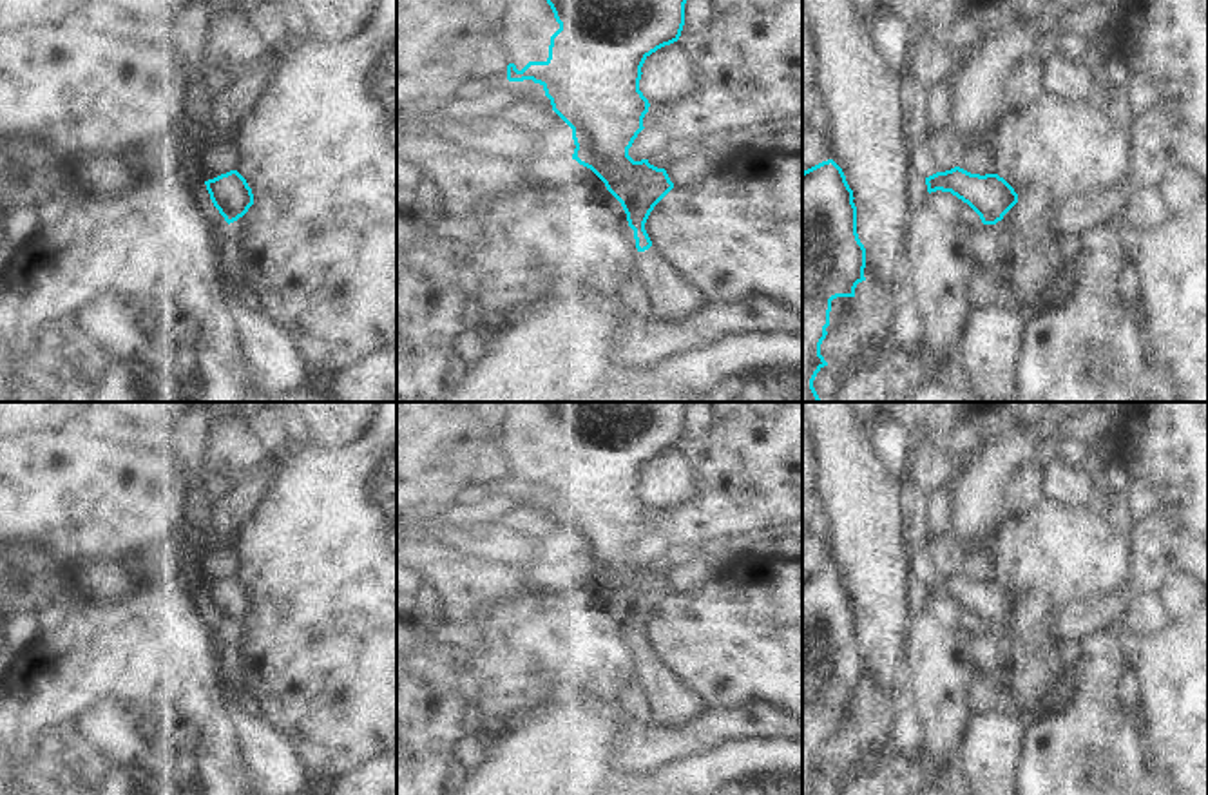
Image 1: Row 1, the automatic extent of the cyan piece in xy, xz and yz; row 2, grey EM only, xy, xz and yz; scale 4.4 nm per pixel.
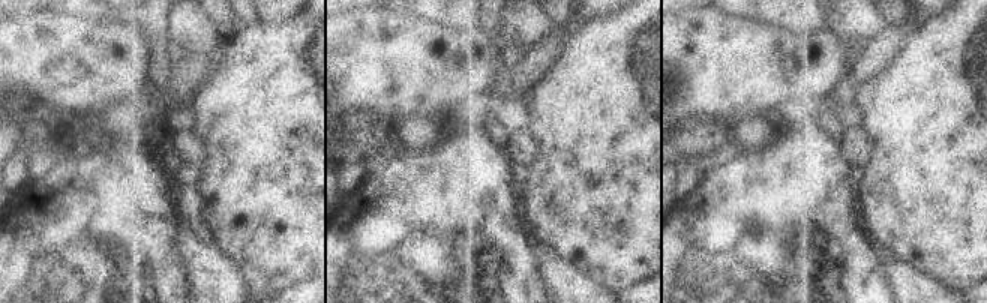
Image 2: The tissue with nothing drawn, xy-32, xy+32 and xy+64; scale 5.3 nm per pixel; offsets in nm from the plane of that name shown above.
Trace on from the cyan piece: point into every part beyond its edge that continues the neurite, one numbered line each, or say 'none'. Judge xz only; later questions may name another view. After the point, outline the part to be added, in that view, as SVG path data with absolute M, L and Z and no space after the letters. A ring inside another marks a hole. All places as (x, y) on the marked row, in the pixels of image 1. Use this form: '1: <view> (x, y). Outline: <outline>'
1: xz (674, 297). Outline: M659 248L639 252L638 266L654 317L663 322L686 321L710 304L705 292L692 284Z

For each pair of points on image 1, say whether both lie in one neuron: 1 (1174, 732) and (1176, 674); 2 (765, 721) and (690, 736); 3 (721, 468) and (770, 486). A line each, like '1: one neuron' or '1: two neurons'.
1: one neuron
2: one neuron
3: one neuron

